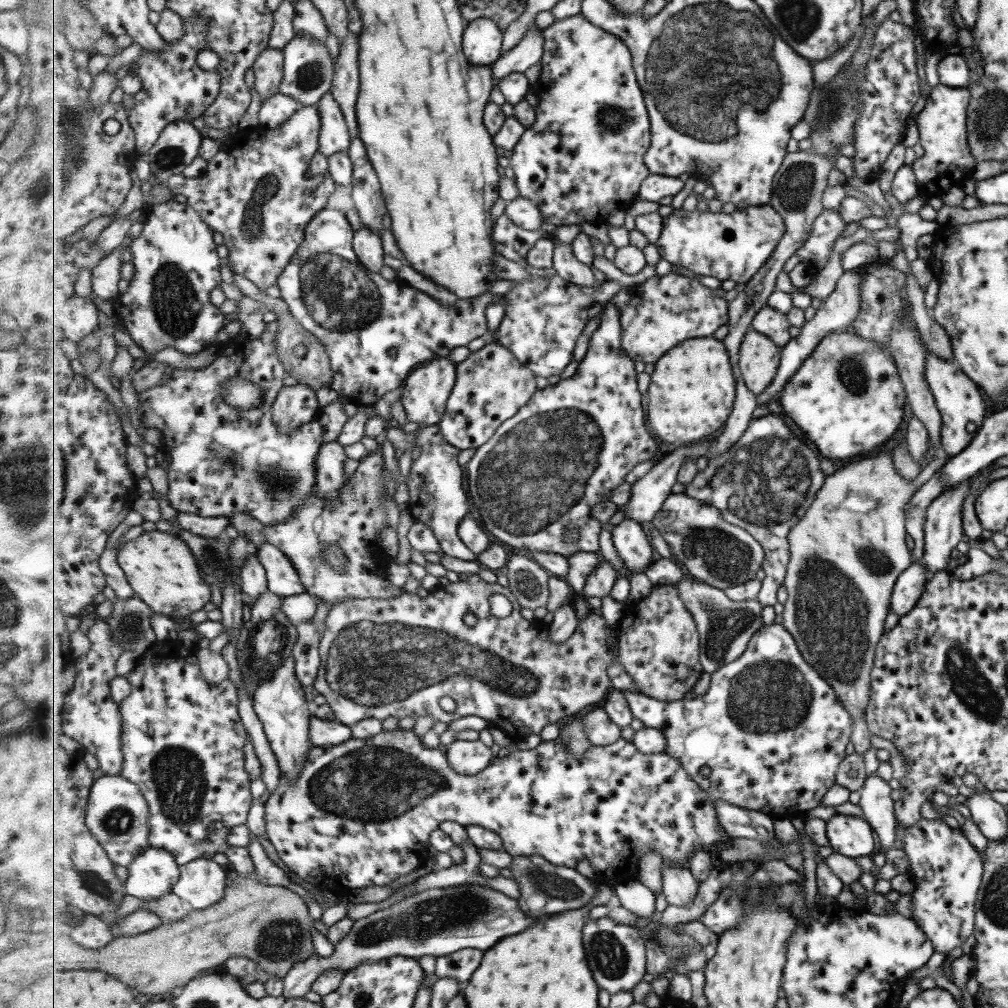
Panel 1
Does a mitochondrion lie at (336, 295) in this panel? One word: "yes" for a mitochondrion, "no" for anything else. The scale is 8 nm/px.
yes

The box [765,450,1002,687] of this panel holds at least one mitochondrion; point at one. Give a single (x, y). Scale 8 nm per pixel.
(873, 559)

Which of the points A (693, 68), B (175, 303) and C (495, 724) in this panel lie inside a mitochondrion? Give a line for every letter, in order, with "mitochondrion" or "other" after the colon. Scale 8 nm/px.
A: mitochondrion
B: mitochondrion
C: other

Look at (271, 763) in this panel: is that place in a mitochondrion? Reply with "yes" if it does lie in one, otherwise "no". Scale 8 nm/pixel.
no

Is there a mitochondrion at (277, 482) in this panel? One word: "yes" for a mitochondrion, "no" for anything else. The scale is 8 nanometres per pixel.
yes

